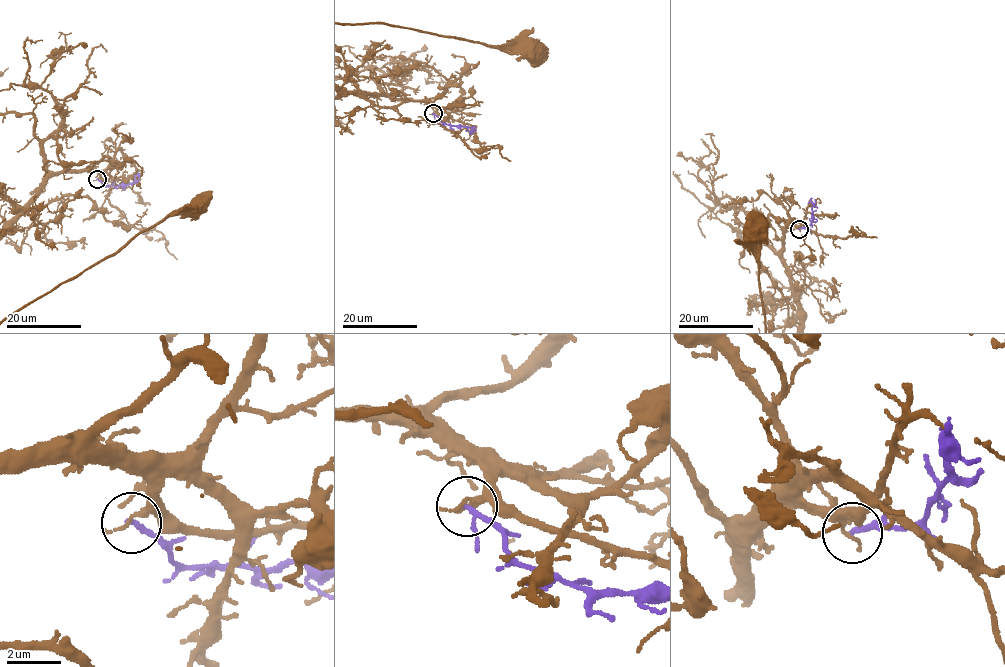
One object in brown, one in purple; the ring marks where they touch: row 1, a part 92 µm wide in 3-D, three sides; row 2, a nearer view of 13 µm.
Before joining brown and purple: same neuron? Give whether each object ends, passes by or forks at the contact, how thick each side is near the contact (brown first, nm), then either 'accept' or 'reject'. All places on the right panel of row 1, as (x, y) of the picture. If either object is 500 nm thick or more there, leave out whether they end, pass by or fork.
brown ends | purple passes by | 200/140 nm | reject

